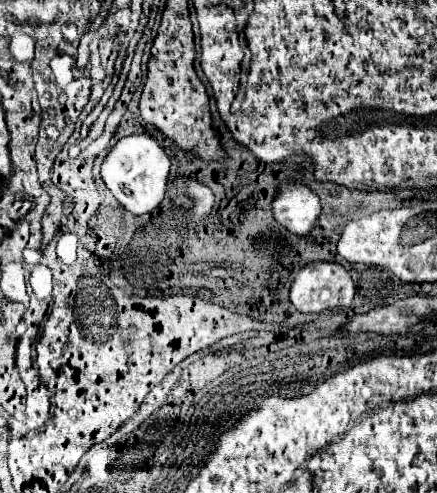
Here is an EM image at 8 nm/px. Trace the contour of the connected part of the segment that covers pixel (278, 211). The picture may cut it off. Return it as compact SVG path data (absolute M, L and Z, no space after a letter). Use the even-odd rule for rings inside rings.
M280 182L280 192L274 200L274 218L282 222L284 228L288 228L292 234L308 234L314 228L316 218L320 216L320 200L300 182Z

